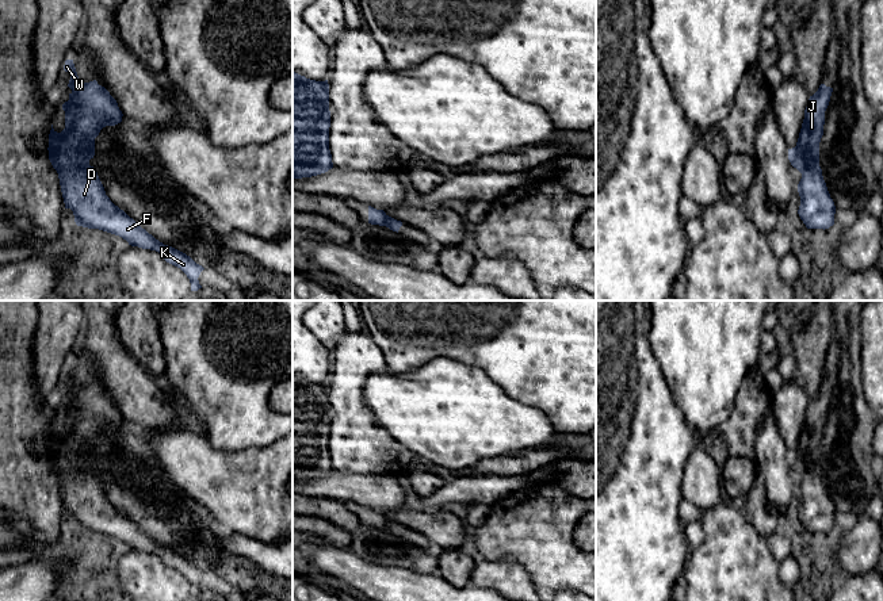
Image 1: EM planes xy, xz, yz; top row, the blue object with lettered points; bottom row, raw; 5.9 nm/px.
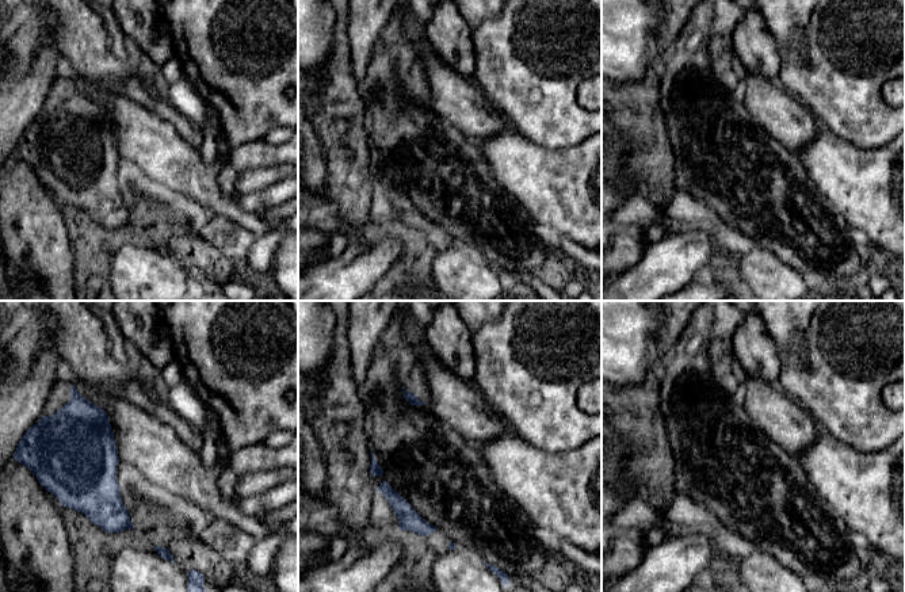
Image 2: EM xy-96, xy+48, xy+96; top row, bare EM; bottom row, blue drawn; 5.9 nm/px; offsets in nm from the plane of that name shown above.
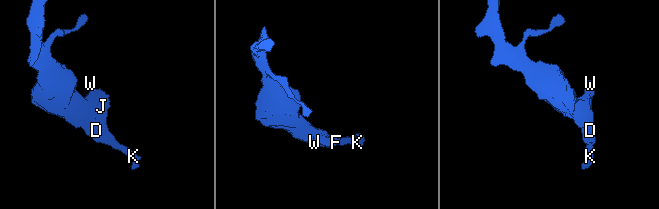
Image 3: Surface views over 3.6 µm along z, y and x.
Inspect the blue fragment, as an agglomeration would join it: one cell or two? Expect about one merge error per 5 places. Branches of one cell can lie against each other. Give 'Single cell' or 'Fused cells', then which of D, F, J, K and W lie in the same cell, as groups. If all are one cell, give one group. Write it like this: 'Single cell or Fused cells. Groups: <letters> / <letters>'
Single cell. Groups: D F J K W

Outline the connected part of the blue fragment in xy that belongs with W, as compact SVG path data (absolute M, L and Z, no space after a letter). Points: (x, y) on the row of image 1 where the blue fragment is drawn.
M73 60L65 61L64 70L70 74L68 87L72 89L69 100L62 104L62 110L65 111L65 129L57 133L51 125L47 150L49 160L58 173L65 208L73 211L77 226L99 229L122 237L131 246L158 252L167 263L180 268L187 275L191 283L191 291L198 291L202 288L198 277L204 268L186 253L156 240L145 229L138 226L123 210L115 206L106 195L98 172L89 165L89 160L95 156L95 138L100 130L106 126L115 126L122 122L123 114L116 100L104 87L99 85L96 80L89 83L81 81L77 76Z

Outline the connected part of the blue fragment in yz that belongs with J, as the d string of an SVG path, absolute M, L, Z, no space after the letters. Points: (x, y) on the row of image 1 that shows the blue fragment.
M821 84L810 96L796 146L788 149L788 160L802 173L798 184L798 214L807 229L829 229L834 225L836 206L819 166L819 142L823 135L825 111L833 88Z

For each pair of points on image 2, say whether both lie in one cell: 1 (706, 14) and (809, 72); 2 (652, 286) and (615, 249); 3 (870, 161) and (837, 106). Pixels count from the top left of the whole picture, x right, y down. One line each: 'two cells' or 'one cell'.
1: two cells
2: two cells
3: two cells

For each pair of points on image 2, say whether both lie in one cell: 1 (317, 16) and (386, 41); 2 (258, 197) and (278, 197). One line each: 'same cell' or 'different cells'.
1: different cells
2: same cell

